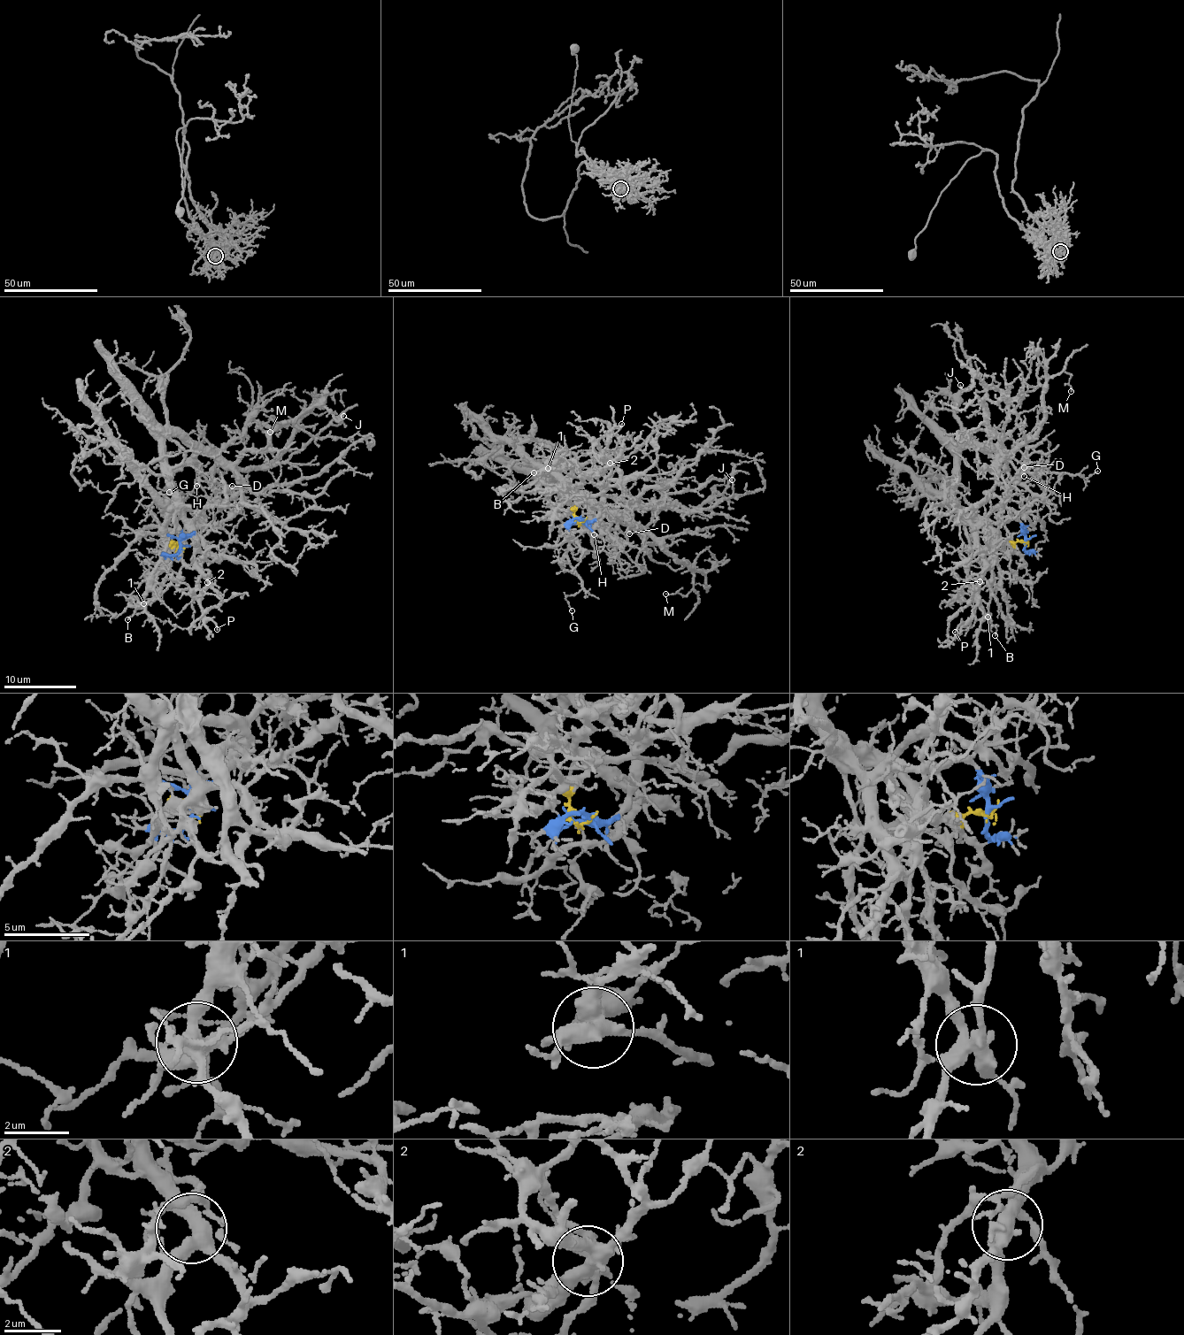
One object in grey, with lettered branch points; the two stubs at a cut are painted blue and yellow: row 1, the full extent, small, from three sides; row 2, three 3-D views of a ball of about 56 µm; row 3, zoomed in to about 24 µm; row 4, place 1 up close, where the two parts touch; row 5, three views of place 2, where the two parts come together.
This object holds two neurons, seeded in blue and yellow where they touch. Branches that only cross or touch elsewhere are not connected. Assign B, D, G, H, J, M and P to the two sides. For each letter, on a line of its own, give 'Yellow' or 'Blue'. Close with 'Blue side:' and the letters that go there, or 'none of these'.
B: Yellow
D: Yellow
G: Blue
H: Blue
J: Blue
M: Blue
P: Blue
Blue side: G, H, J, M, P

